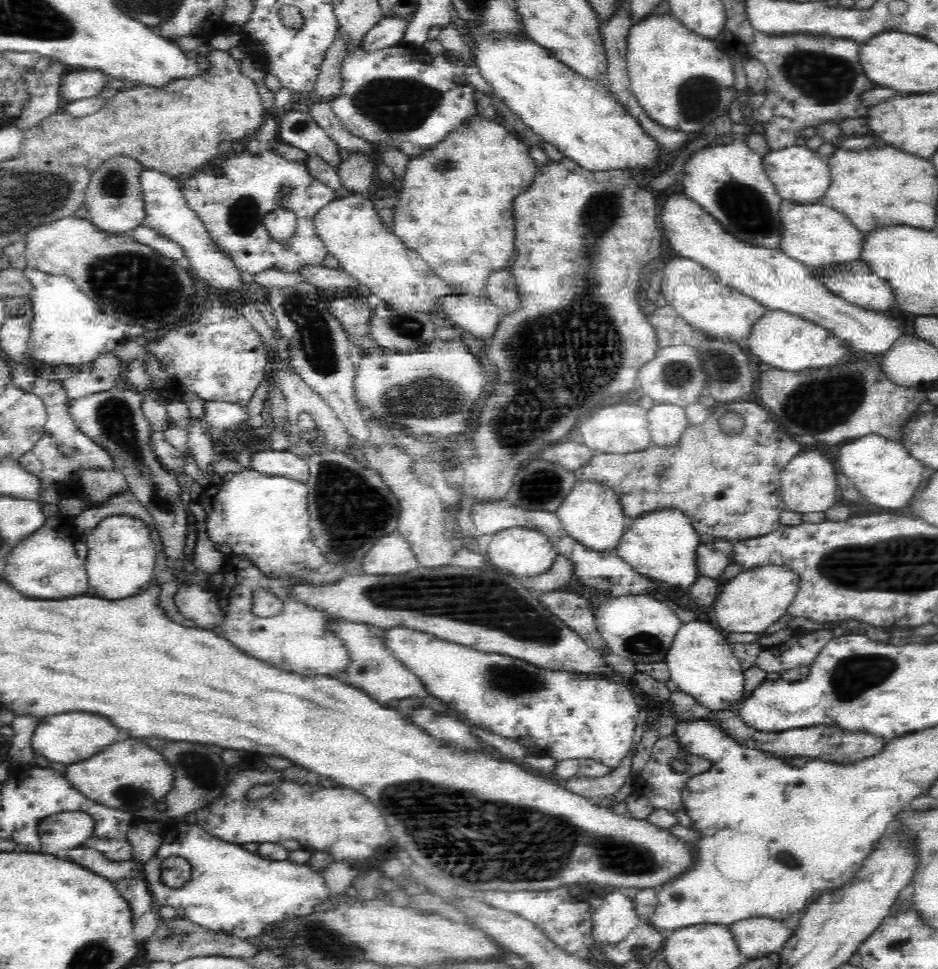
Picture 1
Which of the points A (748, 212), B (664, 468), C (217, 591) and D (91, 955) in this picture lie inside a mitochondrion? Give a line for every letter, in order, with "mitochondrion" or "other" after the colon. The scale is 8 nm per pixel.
A: mitochondrion
B: mitochondrion
C: other
D: mitochondrion

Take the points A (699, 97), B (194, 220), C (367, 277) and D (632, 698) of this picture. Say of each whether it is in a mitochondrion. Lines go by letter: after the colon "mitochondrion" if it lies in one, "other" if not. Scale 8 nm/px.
A: mitochondrion
B: other
C: other
D: other

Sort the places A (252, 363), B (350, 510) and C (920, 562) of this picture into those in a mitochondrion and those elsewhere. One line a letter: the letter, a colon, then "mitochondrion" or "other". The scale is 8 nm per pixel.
A: other
B: mitochondrion
C: mitochondrion

